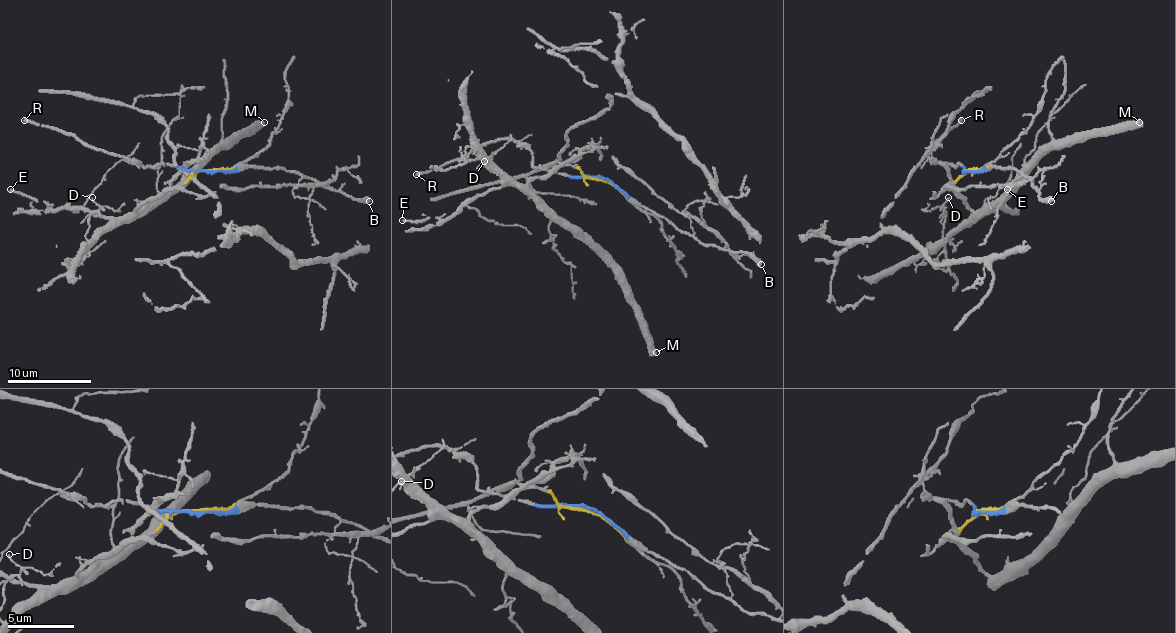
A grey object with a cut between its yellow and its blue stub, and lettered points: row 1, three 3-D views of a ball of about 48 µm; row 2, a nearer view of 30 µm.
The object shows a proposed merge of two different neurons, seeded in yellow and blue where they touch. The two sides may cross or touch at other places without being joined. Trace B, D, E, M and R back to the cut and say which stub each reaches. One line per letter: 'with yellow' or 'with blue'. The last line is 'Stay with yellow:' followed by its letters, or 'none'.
B: with blue
D: with yellow
E: with yellow
M: with yellow
R: with blue
Stay with yellow: D, E, M

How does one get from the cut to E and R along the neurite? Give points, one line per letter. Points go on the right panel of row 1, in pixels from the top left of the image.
E: (968, 170), (953, 186), (963, 197), (972, 218), (980, 212), (1005, 210), (1007, 189)
R: (965, 170), (959, 163), (936, 163), (926, 155), (961, 119)

